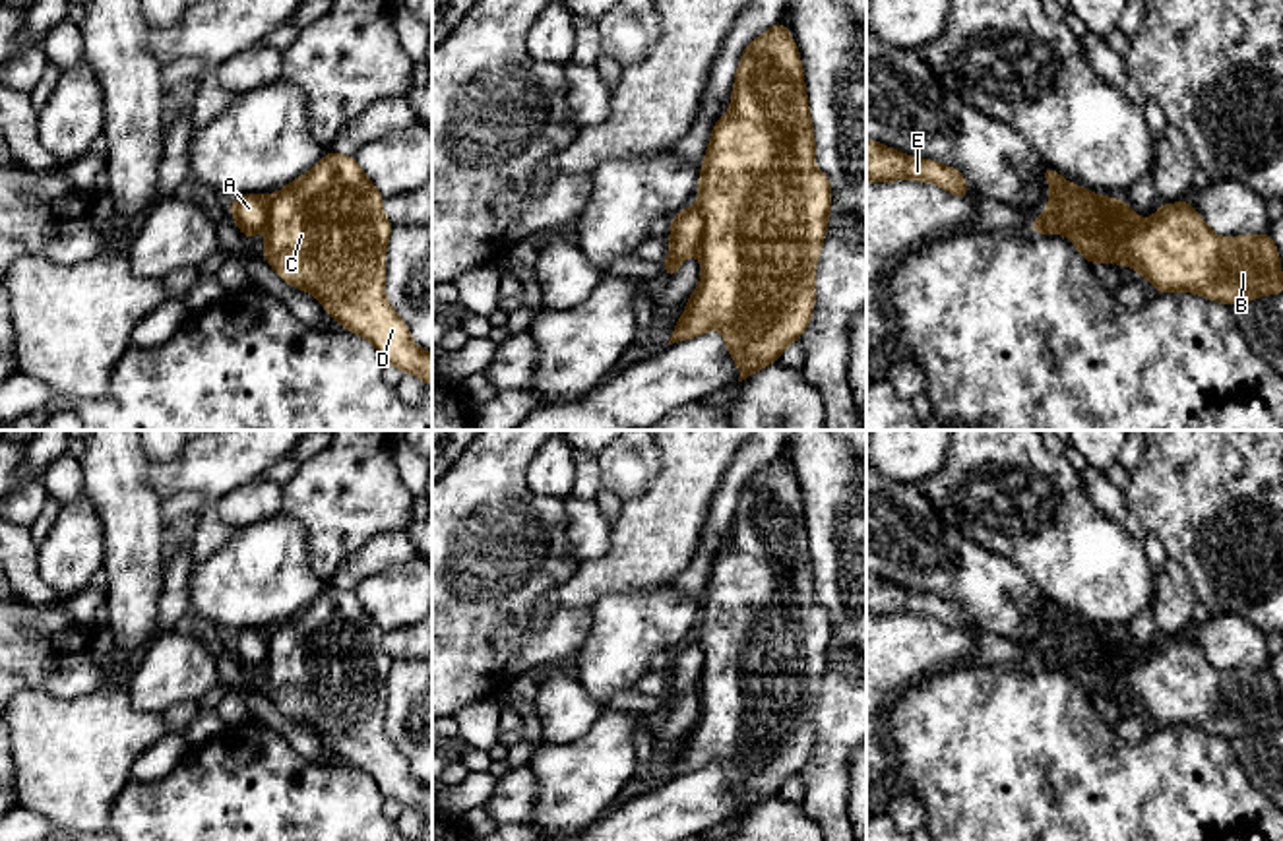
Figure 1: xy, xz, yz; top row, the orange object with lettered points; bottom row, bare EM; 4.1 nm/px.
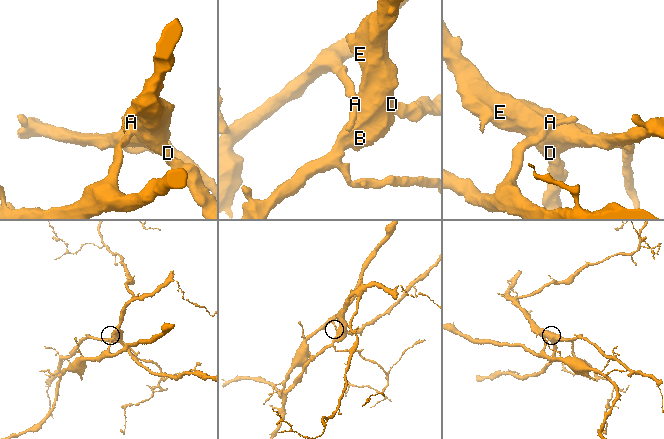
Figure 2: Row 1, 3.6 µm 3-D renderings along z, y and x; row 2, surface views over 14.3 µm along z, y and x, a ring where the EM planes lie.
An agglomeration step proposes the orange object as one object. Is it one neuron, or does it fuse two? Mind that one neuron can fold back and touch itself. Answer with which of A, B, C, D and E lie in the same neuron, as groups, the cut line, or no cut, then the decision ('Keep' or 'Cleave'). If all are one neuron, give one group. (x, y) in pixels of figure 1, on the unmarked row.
Groups: A / B C D E. Split along yz (1123, 634), (1111, 642), (1111, 648), (1097, 661), (1088, 659). Cleave

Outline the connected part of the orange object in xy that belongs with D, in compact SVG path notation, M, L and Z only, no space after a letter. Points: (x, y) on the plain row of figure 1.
M328 585L308 607L267 632L264 690L293 723L314 729L326 746L351 767L368 773L384 798L432 816L432 787L411 773L407 758L384 729L386 678L393 659L386 653L384 630L372 620L353 589Z

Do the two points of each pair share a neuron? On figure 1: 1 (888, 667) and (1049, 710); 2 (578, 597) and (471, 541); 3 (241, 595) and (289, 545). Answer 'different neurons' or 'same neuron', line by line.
1: different neurons
2: different neurons
3: same neuron

